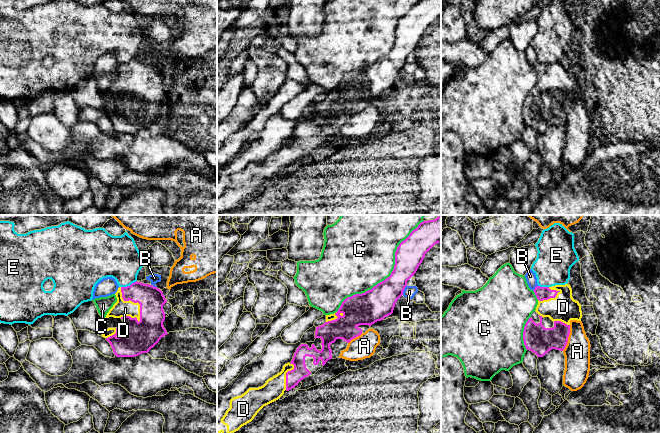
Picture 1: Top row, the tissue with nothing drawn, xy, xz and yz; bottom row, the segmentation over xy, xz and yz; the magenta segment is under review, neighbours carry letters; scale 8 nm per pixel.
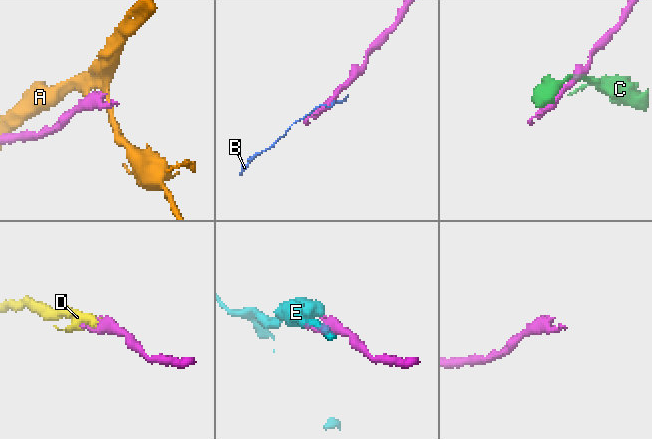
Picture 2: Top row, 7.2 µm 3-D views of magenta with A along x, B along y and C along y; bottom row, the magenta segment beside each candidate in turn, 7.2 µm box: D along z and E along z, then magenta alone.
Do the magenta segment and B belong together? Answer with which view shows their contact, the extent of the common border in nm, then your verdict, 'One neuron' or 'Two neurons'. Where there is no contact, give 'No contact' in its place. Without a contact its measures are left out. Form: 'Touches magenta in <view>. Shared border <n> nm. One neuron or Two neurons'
Touches magenta in xz. Shared border 90 nm. Two neurons

